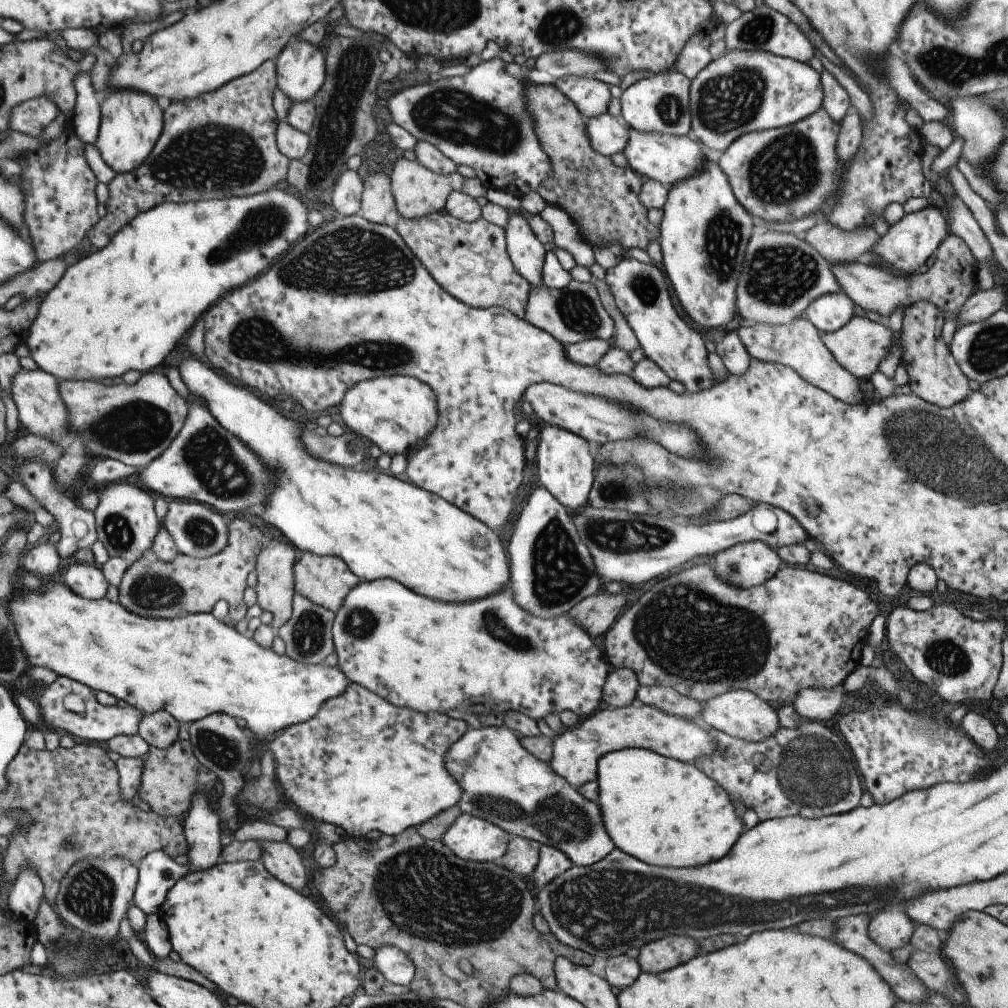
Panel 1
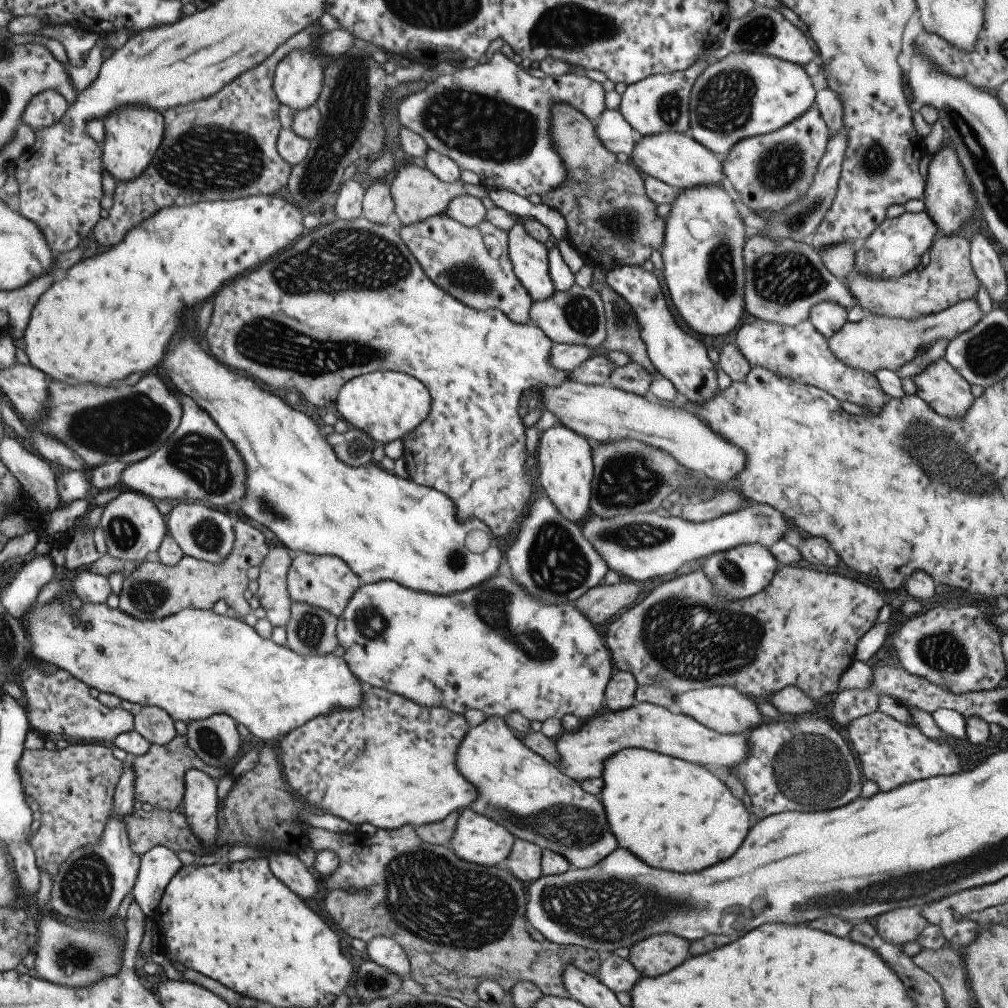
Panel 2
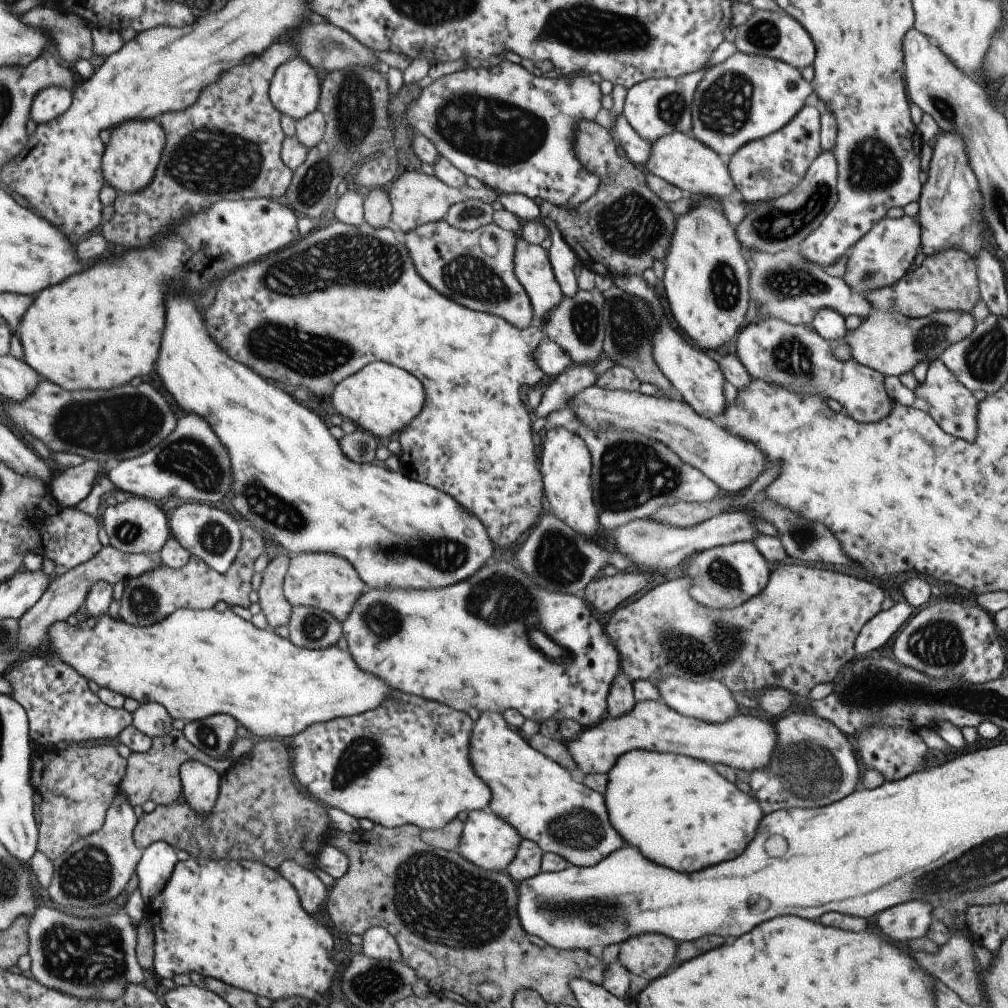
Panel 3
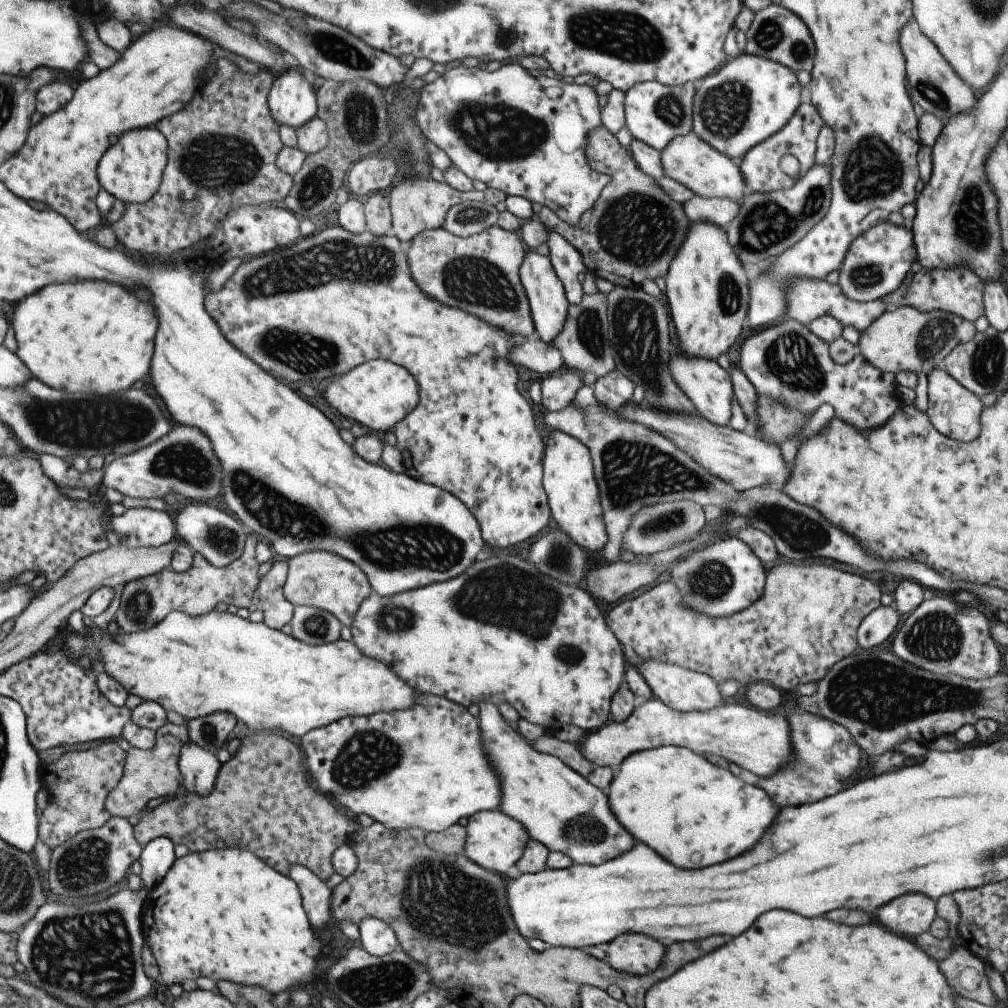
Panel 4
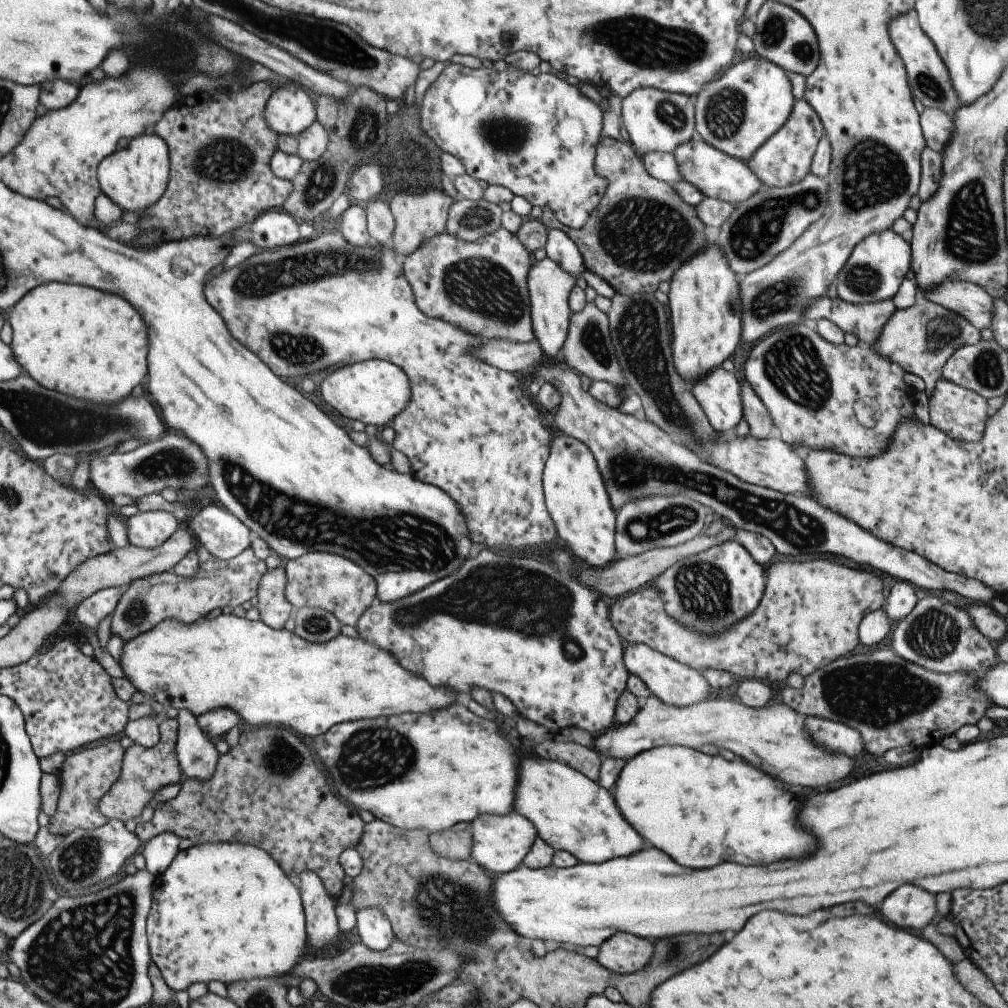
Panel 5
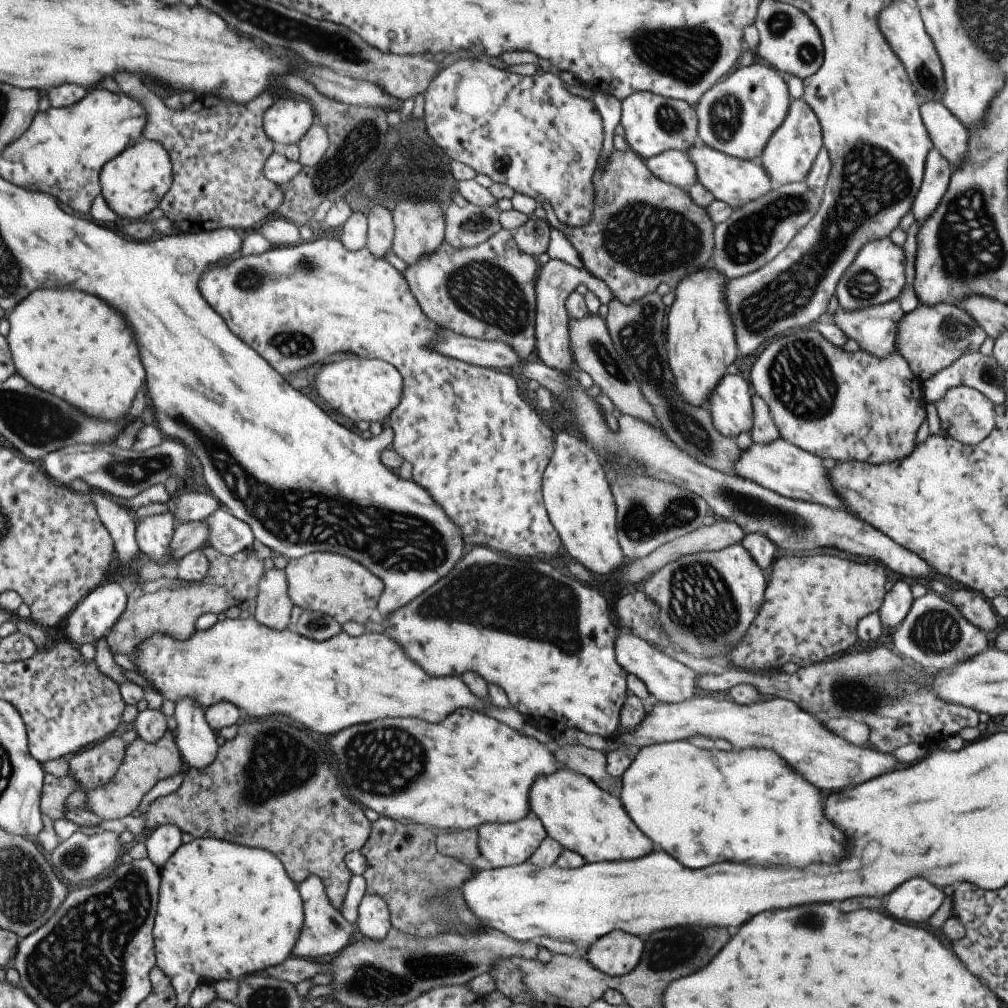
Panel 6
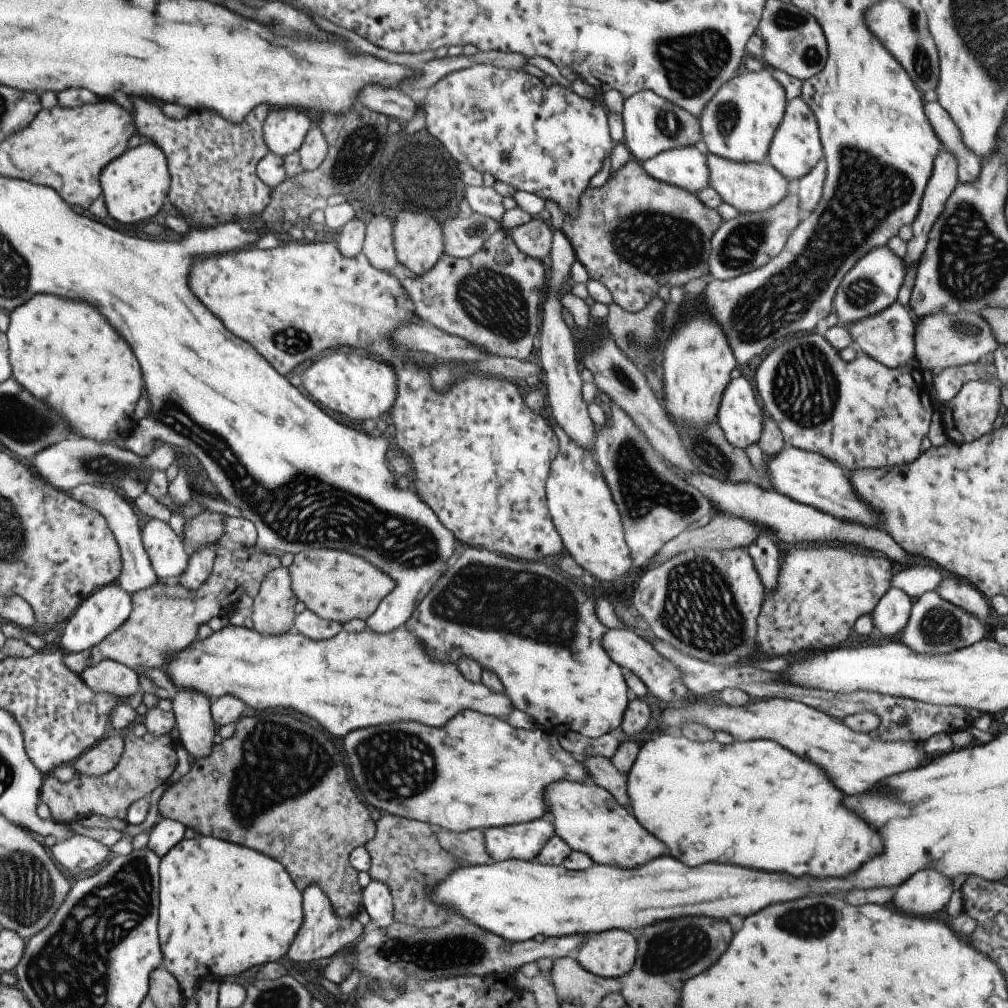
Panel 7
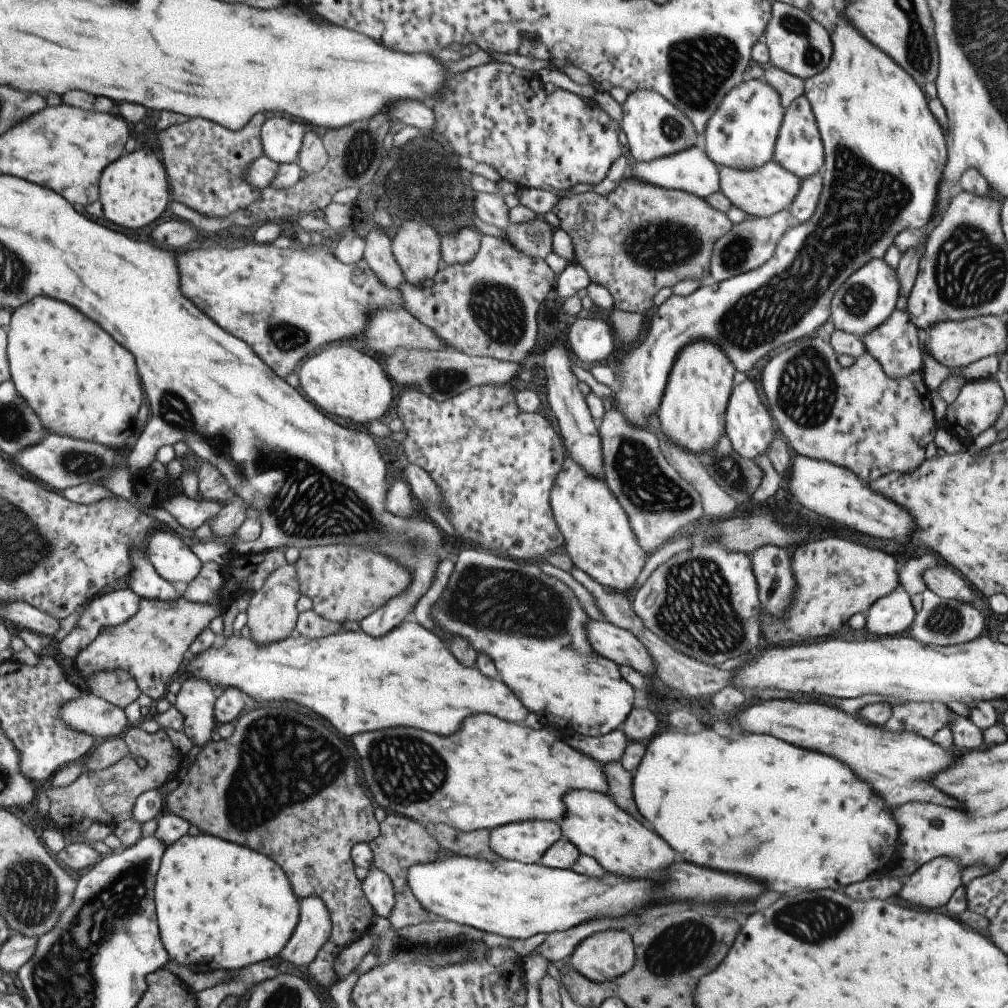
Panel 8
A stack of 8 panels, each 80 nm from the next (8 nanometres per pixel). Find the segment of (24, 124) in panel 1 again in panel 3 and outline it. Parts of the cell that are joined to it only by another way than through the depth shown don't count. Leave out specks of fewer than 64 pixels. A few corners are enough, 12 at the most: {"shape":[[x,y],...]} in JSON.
{"shape":[[59,86],[43,88],[31,102],[37,125],[67,110],[71,94]]}

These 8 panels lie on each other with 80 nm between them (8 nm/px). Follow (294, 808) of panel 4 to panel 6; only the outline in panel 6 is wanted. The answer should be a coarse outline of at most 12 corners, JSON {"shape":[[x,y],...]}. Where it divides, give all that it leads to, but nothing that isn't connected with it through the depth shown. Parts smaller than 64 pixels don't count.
{"shape":[[277,720],[237,727],[147,807],[265,849],[339,910],[370,822],[331,756]]}

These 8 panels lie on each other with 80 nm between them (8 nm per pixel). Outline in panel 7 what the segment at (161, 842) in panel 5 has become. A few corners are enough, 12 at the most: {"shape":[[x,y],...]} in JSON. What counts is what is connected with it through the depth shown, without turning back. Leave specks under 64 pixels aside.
{"shape":[[158,818],[146,846],[161,858],[183,839],[181,820]]}

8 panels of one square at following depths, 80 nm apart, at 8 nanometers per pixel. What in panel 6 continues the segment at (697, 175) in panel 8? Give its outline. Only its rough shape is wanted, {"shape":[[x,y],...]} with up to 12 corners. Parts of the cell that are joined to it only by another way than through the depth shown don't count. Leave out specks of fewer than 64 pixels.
{"shape":[[666,150],[644,159],[659,180],[686,190],[696,172],[686,152]]}

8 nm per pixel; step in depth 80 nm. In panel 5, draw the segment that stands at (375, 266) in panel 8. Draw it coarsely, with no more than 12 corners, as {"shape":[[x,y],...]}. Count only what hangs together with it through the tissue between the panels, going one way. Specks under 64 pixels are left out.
{"shape":[[370,200],[366,229],[379,246],[389,246],[394,218],[388,204]]}

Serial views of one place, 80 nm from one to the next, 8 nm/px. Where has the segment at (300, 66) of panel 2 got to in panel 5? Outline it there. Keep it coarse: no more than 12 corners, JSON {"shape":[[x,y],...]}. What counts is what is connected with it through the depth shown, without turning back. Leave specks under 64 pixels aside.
{"shape":[[273,86],[264,117],[271,131],[298,135],[316,120],[310,92]]}

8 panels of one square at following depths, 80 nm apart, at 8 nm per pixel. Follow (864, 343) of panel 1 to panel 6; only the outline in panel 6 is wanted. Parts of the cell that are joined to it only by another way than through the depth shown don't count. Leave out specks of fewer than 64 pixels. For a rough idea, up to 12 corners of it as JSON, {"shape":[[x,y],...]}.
{"shape":[[917,303],[893,348],[922,382],[986,334],[963,309]]}

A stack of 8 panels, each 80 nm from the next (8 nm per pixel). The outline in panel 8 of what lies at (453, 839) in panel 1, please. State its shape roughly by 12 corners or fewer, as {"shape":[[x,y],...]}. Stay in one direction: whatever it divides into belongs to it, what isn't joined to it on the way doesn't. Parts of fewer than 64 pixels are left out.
{"shape":[[556,822],[491,829],[499,858],[529,864],[559,837]]}

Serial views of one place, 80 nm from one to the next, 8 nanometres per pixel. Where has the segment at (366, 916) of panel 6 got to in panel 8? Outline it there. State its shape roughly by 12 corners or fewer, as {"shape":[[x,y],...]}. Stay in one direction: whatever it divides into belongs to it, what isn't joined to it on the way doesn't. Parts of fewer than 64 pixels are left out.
{"shape":[[369,868],[362,891],[372,914],[386,919],[394,907],[389,877]]}

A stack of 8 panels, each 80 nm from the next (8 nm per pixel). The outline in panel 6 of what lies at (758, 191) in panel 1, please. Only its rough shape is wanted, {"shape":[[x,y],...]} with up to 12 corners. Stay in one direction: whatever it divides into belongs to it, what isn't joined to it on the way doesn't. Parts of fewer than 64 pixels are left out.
{"shape":[[791,99],[756,161],[774,186],[801,182],[821,147],[817,117]]}

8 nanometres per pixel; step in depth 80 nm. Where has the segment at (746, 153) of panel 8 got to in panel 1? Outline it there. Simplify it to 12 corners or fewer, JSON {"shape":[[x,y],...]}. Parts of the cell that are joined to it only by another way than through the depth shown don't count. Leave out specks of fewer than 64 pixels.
{"shape":[[767,51],[713,58],[690,128],[721,152],[821,107],[819,73]]}

